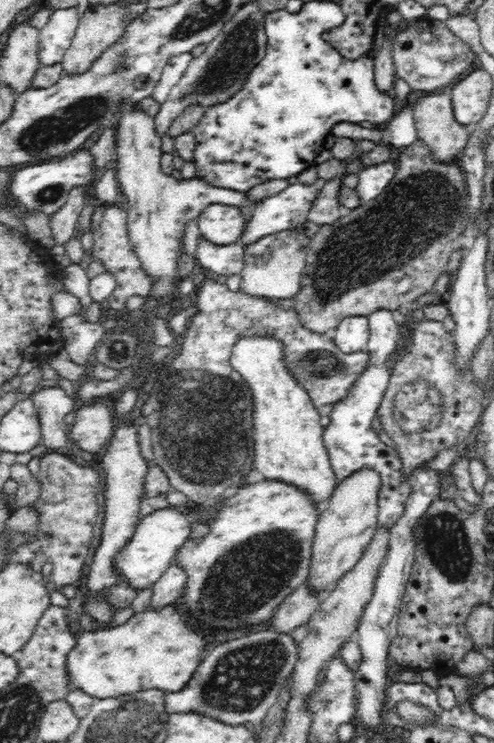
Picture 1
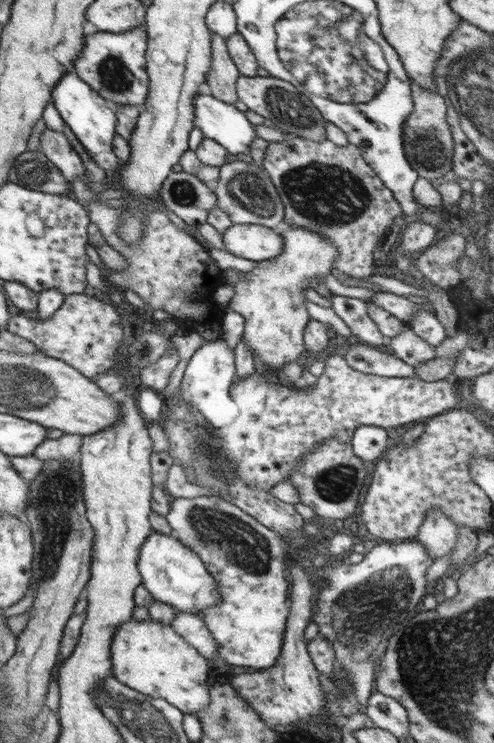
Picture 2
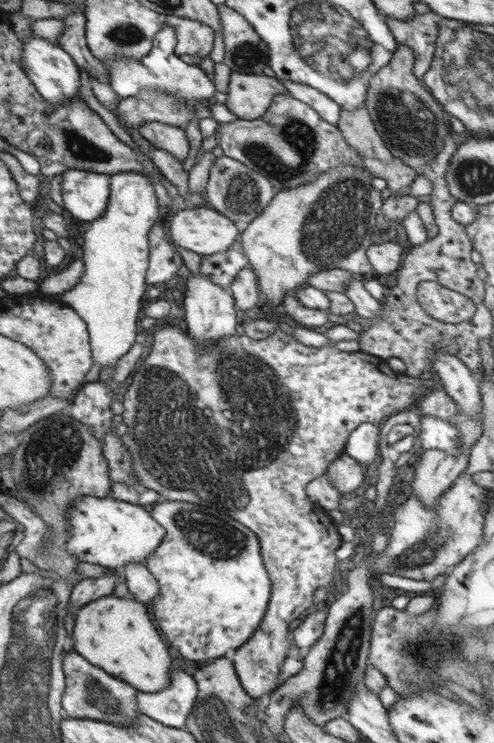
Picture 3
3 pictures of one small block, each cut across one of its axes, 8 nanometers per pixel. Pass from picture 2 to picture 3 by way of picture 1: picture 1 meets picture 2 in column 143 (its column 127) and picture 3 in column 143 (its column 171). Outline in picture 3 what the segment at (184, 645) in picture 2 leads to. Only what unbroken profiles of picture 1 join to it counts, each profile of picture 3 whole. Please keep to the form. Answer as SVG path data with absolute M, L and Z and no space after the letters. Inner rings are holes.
M102 596L76 612L73 627L73 650L90 664L113 678L134 686L140 692L160 692L170 684L172 656L170 645L158 632L150 608L131 597Z

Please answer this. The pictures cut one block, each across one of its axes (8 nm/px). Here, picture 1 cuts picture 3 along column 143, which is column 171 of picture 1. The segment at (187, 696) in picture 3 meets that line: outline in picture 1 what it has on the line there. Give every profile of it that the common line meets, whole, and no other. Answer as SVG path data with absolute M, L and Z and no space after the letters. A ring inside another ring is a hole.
M274 629L246 633L241 638L218 644L214 650L207 651L206 658L198 664L190 682L178 692L164 694L166 711L170 715L179 712L194 711L229 726L256 724L266 717L270 707L278 700L282 688L286 686L299 657L298 647L290 633L278 633Z

